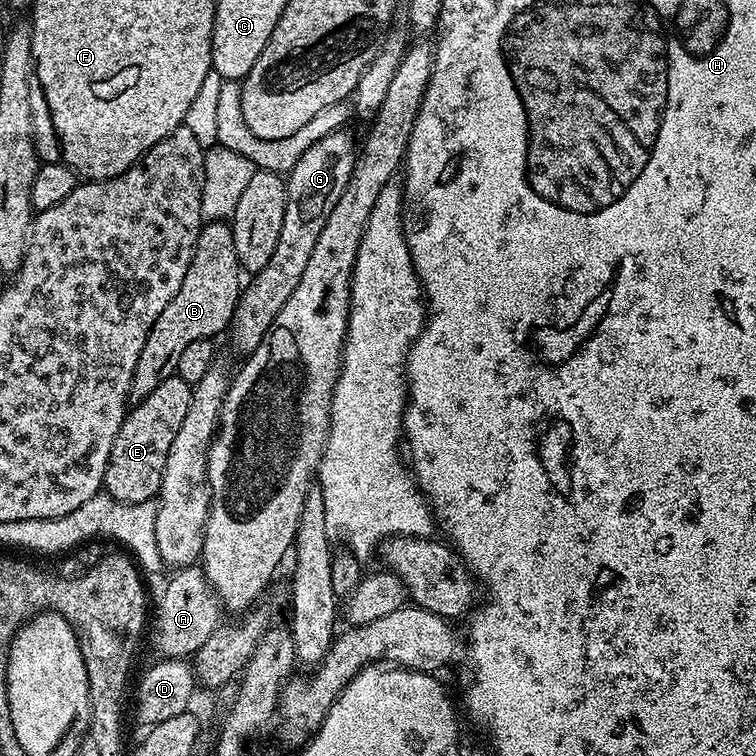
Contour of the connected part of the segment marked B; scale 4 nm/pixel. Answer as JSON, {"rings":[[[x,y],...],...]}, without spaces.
{"rings":[[[209,220],[201,227],[196,239],[196,249],[186,278],[178,286],[178,294],[166,302],[166,310],[158,314],[150,334],[146,334],[146,346],[138,354],[138,366],[134,366],[134,378],[130,393],[133,401],[146,398],[158,382],[176,375],[178,357],[184,353],[190,342],[212,340],[220,331],[227,329],[232,322],[232,315],[239,304],[242,283],[242,269],[238,254],[234,250],[234,234],[231,223],[224,220]]]}

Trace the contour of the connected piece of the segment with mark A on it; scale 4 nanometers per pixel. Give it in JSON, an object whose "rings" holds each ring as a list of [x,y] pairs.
{"rings":[[[203,567],[176,568],[173,573],[160,596],[156,621],[153,619],[150,624],[150,634],[152,630],[152,648],[157,652],[157,657],[179,660],[195,657],[202,642],[206,642],[206,638],[210,638],[210,634],[220,627],[222,605],[208,585]]]}

